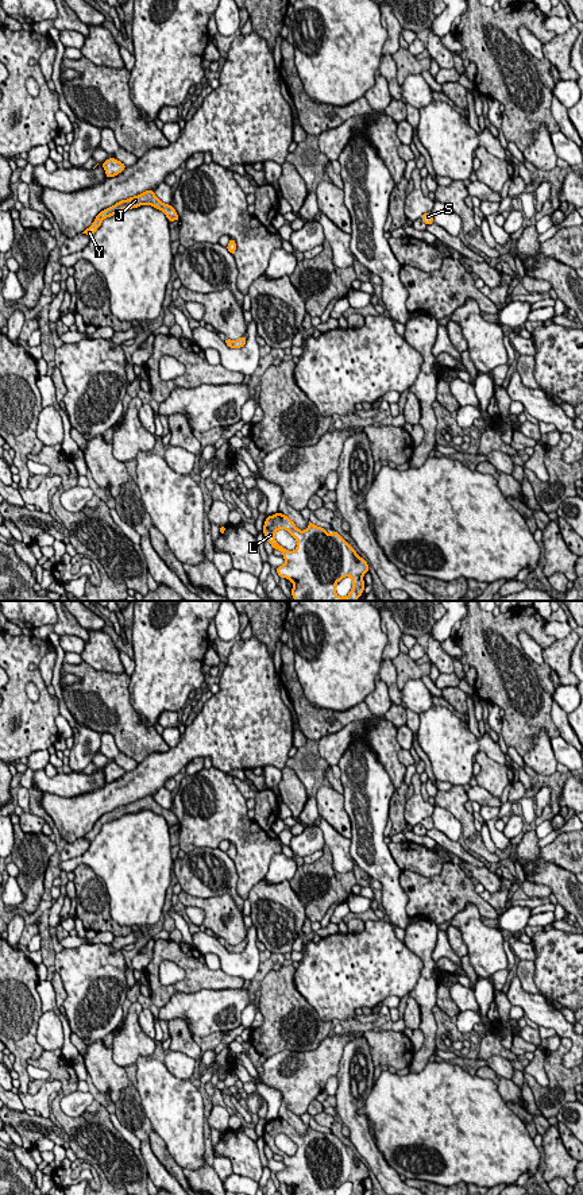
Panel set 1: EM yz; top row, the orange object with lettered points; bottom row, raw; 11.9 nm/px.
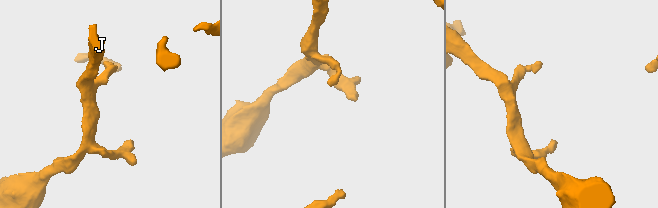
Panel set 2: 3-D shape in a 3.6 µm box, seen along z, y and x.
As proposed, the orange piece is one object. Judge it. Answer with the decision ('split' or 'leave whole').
leave whole

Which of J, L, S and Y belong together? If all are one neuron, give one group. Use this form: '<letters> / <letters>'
J L S Y

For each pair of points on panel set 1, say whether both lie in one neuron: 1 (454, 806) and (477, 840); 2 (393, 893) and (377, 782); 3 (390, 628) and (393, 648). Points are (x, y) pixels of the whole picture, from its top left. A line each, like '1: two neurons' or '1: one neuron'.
1: one neuron
2: one neuron
3: one neuron

